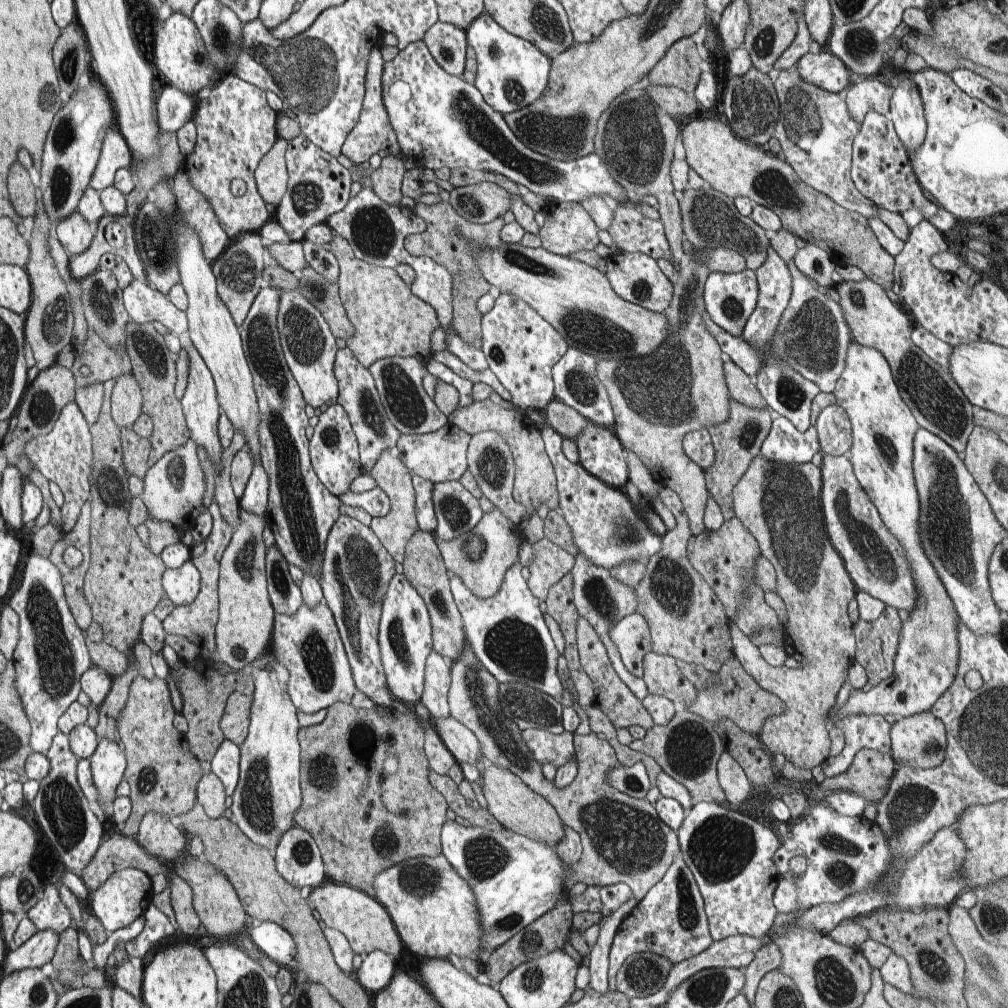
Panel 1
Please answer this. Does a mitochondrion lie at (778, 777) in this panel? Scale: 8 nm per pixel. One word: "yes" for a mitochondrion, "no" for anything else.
no

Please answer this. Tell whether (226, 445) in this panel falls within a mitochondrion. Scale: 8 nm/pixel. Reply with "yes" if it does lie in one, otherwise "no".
no

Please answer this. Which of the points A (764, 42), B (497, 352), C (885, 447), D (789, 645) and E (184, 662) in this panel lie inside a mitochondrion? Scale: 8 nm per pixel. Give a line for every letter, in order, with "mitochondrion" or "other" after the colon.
A: mitochondrion
B: mitochondrion
C: mitochondrion
D: other
E: other

